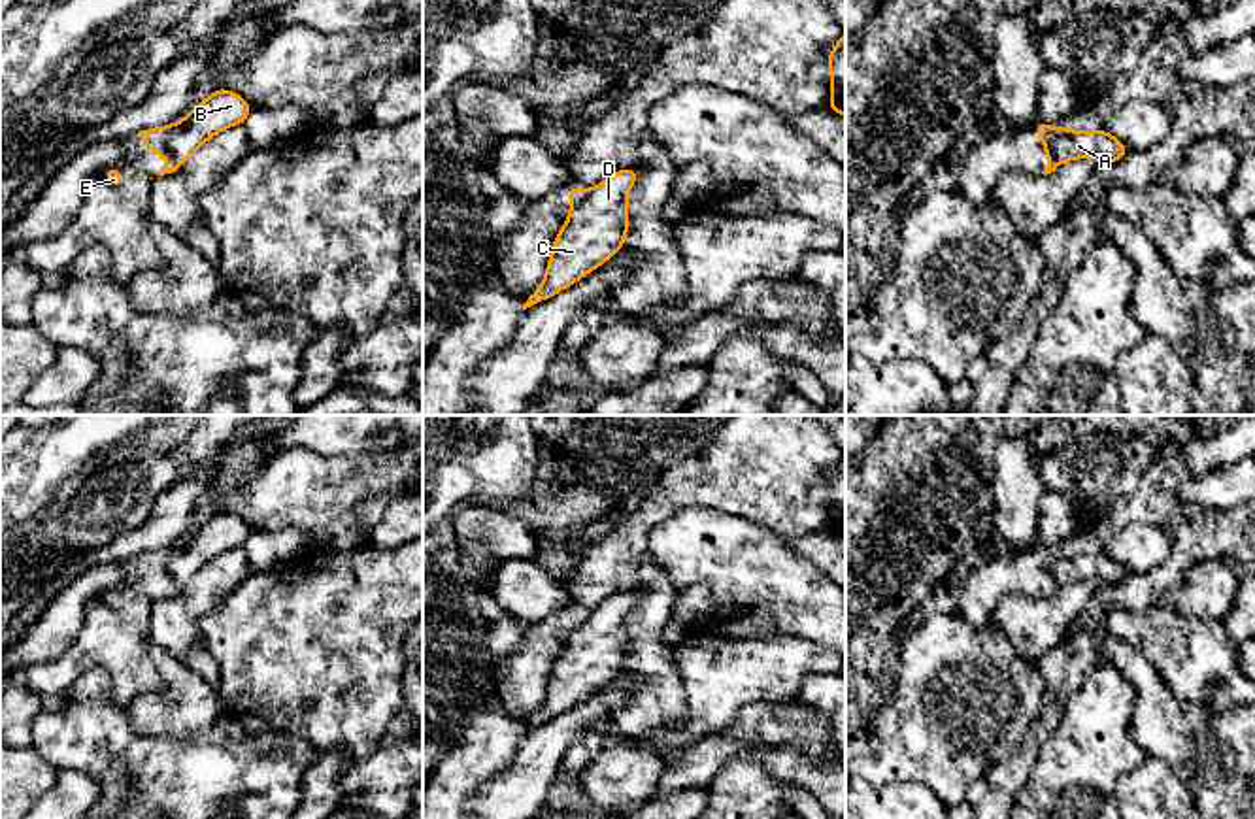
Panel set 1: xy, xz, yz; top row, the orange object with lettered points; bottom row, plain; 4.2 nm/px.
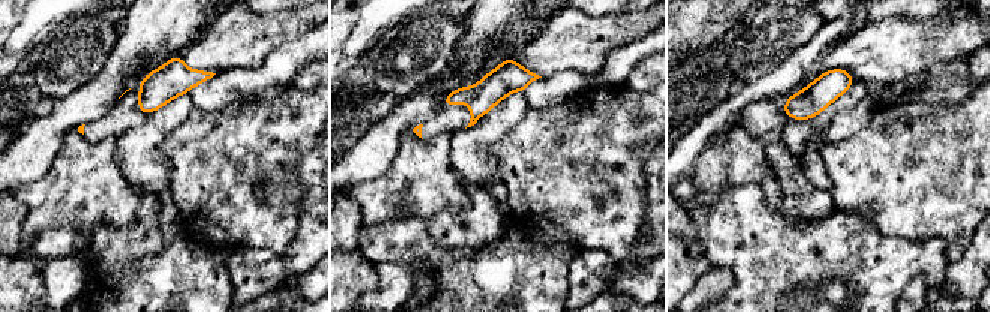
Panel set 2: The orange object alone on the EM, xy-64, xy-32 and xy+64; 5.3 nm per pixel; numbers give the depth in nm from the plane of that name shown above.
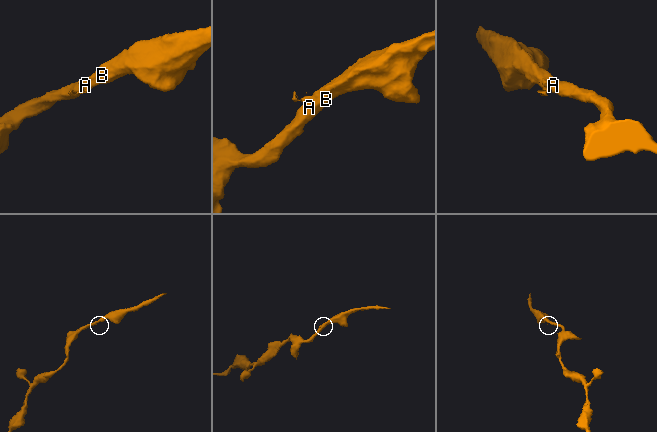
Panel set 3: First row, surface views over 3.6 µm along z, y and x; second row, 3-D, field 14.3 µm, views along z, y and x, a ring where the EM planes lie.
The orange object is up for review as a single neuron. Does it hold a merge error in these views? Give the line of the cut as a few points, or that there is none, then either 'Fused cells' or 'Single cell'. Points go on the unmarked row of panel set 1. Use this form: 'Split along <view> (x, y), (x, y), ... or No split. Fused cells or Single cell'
Split along xy (174, 546), (174, 555), (167, 568), (182, 584). Fused cells

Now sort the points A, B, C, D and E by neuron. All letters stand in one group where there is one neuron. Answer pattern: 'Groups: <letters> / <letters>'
Groups: A B C D / E

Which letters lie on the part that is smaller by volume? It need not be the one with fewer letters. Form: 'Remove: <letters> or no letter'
Remove: E

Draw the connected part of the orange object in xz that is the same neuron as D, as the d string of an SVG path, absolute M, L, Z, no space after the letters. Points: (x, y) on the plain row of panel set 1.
M636 591L613 594L591 613L581 628L572 630L553 662L545 700L523 727L523 732L564 713L610 683L627 666L630 644L627 615L638 596Z

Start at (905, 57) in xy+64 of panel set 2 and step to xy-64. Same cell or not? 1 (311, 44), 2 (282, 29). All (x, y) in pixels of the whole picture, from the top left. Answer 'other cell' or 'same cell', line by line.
1: other cell
2: same cell

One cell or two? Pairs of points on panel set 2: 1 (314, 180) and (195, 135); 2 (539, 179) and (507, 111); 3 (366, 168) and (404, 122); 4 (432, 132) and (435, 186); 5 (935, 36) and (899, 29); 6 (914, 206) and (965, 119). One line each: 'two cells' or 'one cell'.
1: two cells
2: two cells
3: one cell
4: two cells
5: one cell
6: one cell

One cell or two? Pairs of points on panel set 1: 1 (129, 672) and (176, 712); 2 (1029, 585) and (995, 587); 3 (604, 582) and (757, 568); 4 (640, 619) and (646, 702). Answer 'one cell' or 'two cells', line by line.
1: two cells
2: one cell
3: two cells
4: one cell

